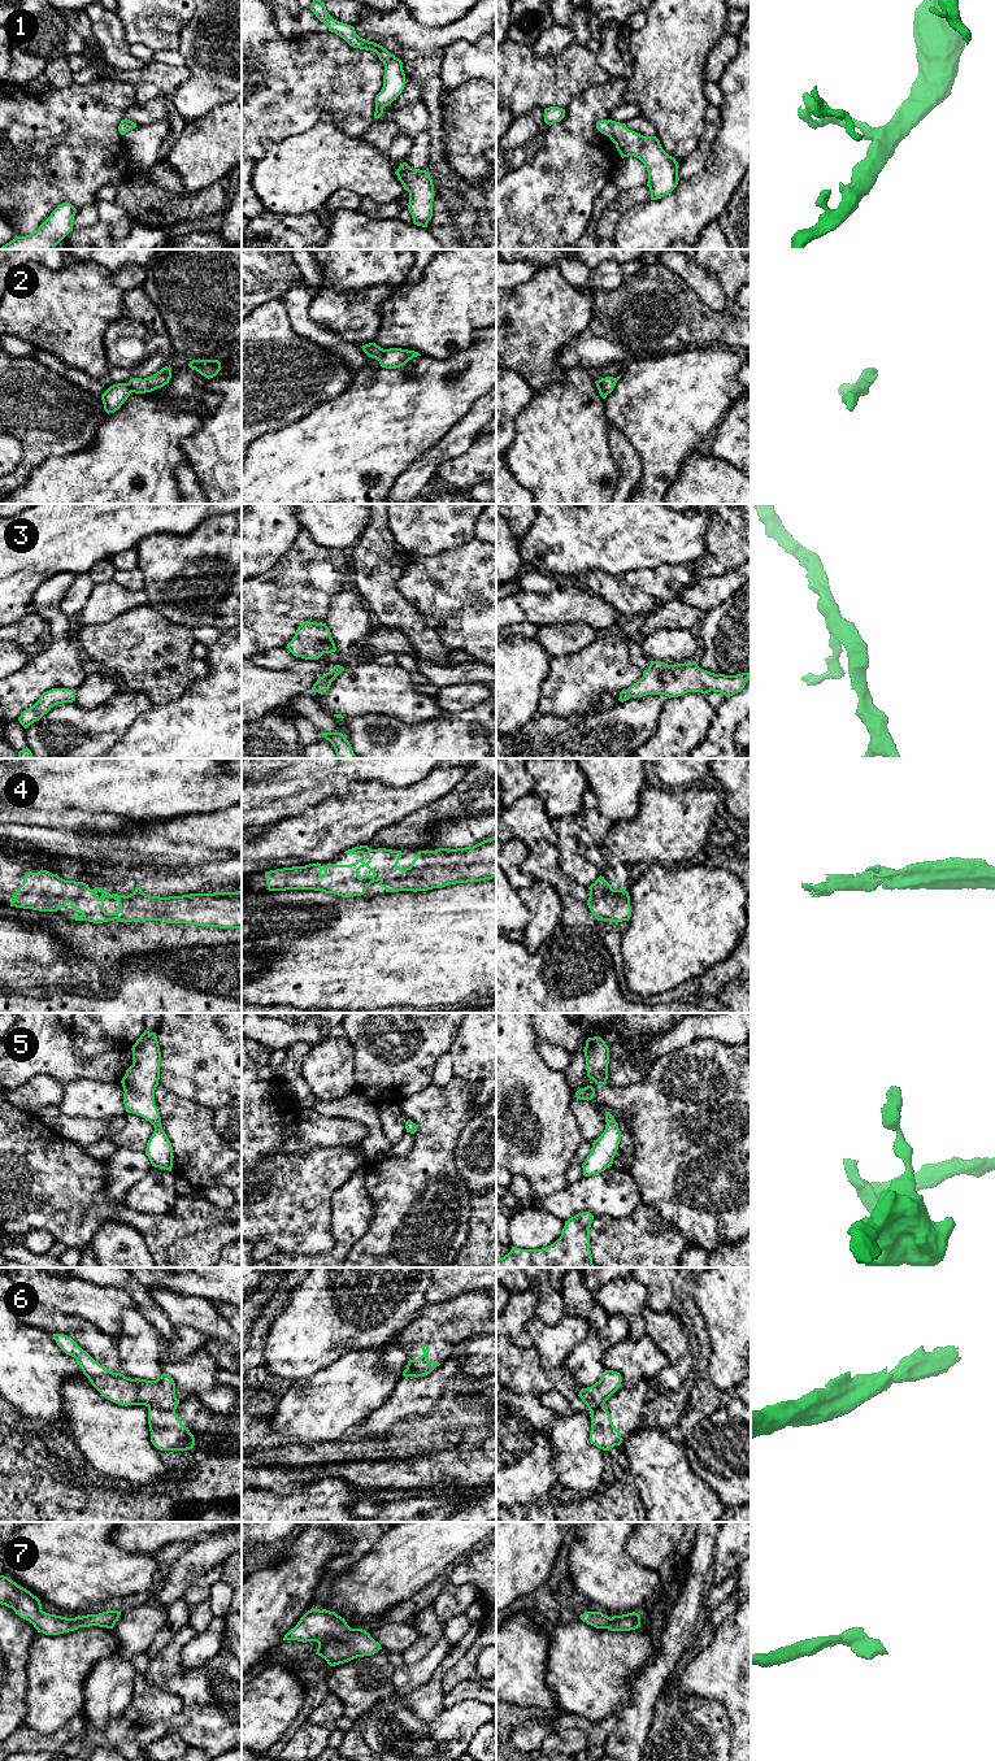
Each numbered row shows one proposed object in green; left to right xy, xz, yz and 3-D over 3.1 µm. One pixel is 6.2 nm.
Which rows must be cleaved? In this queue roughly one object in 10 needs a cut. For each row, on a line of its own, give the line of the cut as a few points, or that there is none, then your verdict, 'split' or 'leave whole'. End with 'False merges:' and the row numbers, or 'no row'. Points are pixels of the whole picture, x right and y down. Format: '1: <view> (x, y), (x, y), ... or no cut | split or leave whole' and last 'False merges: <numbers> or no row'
1: no cut | leave whole
2: no cut | leave whole
3: no cut | leave whole
4: no cut | leave whole
5: no cut | leave whole
6: xy (148, 1405), (174, 1411) | split
7: no cut | leave whole
False merges: 6

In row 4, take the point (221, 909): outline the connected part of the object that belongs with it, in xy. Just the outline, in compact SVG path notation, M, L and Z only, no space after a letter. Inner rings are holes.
M47 870L39 873L26 873L22 884L13 893L10 906L32 909L39 912L57 912L69 903L81 916L71 916L75 921L88 921L103 923L108 921L136 922L136 921L164 921L168 923L188 923L207 927L220 929L242 929L242 890L238 892L214 892L214 893L190 893L182 896L149 896L136 884L132 893L125 896L109 893L100 887L91 890L88 884L75 880L65 880L57 874ZM104 899L114 899L118 901L120 910L117 913L107 913L104 910Z

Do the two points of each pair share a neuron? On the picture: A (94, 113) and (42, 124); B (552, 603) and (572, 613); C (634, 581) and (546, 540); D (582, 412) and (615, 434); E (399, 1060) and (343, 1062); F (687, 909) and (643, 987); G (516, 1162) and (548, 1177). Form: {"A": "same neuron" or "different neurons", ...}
{"A": "same neuron", "B": "same neuron", "C": "different neurons", "D": "different neurons", "E": "different neurons", "F": "same neuron", "G": "same neuron"}

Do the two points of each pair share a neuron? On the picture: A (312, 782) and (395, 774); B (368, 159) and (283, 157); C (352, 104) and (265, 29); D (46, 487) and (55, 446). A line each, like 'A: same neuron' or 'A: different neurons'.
A: same neuron
B: same neuron
C: same neuron
D: different neurons

